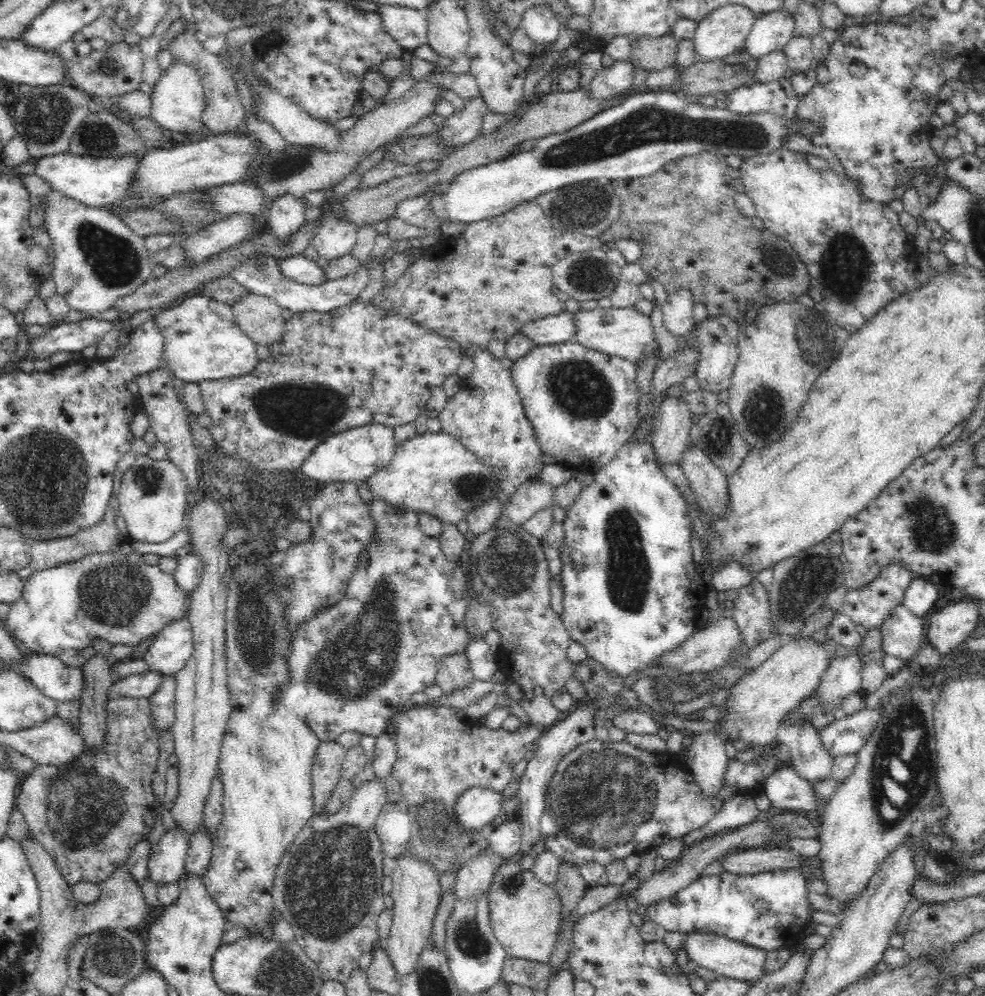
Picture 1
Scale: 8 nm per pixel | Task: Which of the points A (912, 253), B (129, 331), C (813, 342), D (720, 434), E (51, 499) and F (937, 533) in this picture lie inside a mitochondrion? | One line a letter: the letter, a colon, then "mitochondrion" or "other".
A: other
B: other
C: mitochondrion
D: mitochondrion
E: mitochondrion
F: mitochondrion

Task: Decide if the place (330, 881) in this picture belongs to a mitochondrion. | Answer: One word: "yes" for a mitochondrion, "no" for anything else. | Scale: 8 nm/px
yes

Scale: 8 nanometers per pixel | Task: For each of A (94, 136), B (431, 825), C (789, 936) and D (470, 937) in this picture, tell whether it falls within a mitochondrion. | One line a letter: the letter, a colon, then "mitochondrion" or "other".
A: mitochondrion
B: mitochondrion
C: other
D: mitochondrion

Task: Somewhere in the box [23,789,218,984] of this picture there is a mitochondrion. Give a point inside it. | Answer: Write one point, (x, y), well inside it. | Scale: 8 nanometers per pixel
(113, 956)

